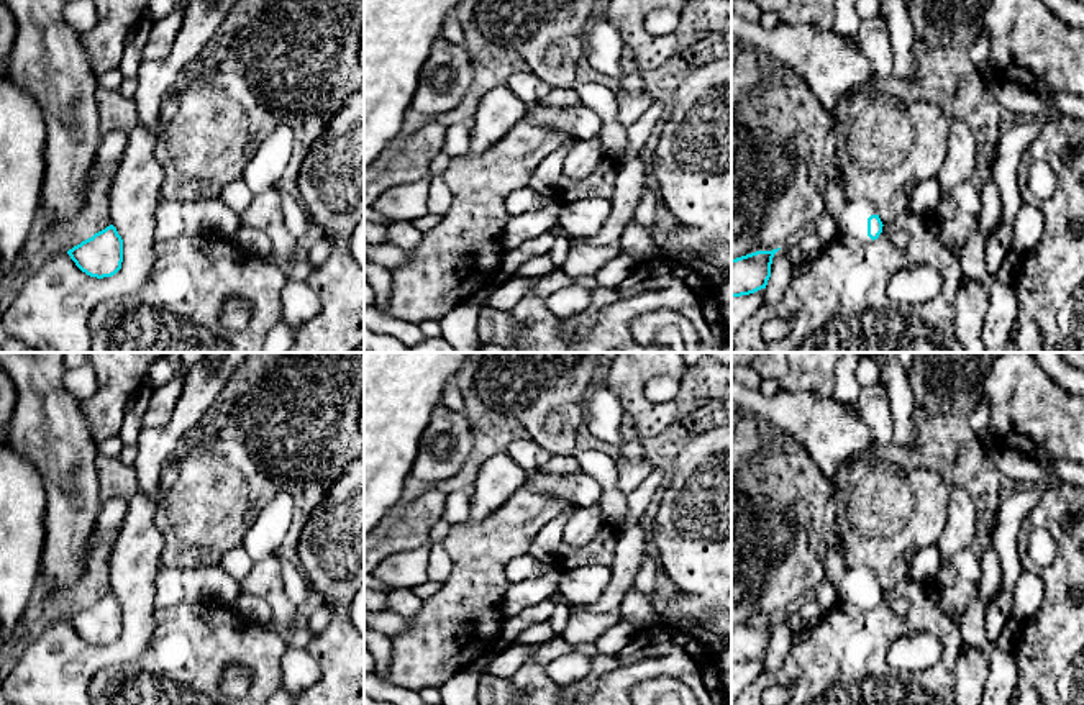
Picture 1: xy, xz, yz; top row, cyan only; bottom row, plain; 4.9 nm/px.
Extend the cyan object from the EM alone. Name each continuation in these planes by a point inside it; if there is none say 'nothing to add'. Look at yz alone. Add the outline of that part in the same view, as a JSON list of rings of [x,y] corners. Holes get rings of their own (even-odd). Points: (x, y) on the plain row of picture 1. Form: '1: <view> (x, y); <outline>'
1: yz (853, 587); [[[868,567],[846,569],[838,582],[838,594],[843,602],[851,602],[861,610],[872,610],[868,603],[868,585],[877,582],[872,571]]]

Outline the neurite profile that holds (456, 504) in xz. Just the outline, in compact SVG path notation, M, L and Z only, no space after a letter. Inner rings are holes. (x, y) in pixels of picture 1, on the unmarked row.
M454 490L444 498L444 515L451 525L462 523L469 515L471 494L469 490Z

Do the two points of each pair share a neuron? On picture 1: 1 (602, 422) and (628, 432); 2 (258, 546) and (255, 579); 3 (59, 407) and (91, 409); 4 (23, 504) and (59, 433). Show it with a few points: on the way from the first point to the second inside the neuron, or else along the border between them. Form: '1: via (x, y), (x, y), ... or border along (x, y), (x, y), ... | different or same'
1: border along (623, 413), (623, 443) | different
2: border along (271, 554), (255, 563) | different
3: border along (81, 400), (87, 428), (97, 441) | different
4: border along (17, 451), (36, 471), (46, 512) | different

